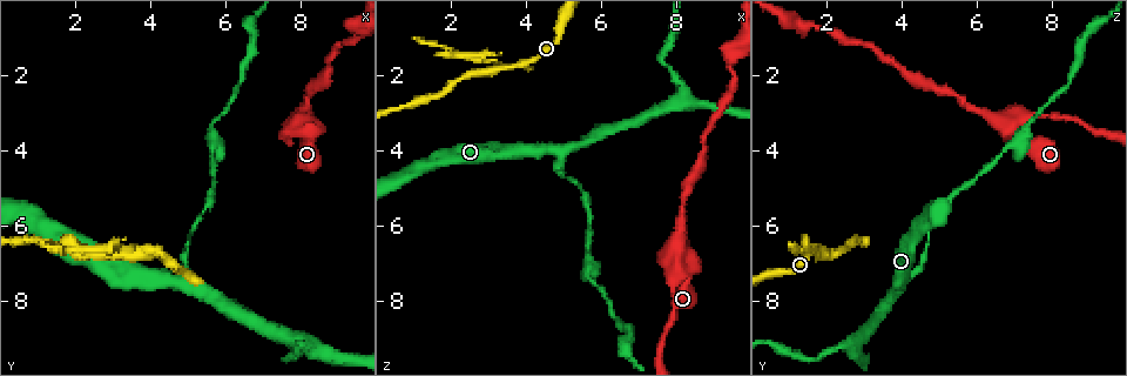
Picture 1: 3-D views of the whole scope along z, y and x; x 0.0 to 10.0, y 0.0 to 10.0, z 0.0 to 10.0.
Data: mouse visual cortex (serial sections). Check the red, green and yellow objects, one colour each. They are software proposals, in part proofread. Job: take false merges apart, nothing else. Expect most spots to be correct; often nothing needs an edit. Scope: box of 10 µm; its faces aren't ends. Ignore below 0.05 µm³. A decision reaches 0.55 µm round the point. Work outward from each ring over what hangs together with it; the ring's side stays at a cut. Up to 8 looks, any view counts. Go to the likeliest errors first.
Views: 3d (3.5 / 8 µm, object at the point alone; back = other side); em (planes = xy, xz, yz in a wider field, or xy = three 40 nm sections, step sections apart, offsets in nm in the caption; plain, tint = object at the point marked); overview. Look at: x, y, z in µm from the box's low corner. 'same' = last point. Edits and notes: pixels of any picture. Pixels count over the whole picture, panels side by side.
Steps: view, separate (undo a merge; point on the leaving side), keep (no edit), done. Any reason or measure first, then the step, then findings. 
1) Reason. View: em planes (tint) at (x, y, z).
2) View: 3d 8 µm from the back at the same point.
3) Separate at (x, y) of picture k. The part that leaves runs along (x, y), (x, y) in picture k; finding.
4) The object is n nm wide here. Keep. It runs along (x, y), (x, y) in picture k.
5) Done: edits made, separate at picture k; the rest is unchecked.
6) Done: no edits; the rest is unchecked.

Thin neck. View: 3d 8 µm from the back at (3.10, 6.70, 1.80).

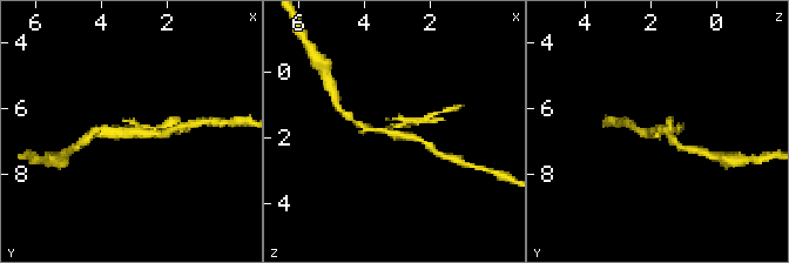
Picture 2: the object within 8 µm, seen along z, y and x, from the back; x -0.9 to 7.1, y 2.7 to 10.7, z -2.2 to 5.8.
View: 3d 3.5 µm at the same point.

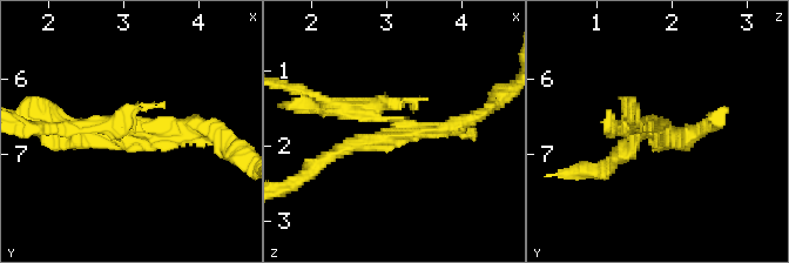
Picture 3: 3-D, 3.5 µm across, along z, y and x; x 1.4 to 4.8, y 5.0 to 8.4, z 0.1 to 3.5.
View: em xy step 2 (tint) at (3.05, 6.75, 1.85).

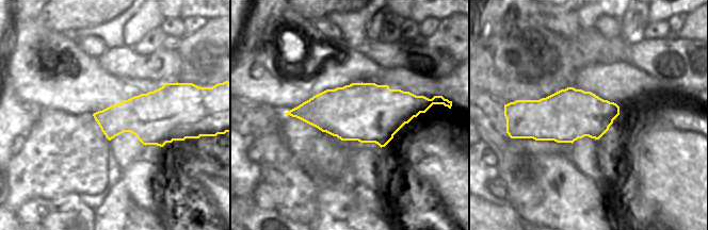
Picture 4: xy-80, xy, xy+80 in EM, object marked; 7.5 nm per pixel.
Separate at (98, 120) of picture 3. The part that leaves runs along (390, 123), (369, 108), (296, 106) in picture 3; a second cell is stuck on.

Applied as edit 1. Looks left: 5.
View: overview.

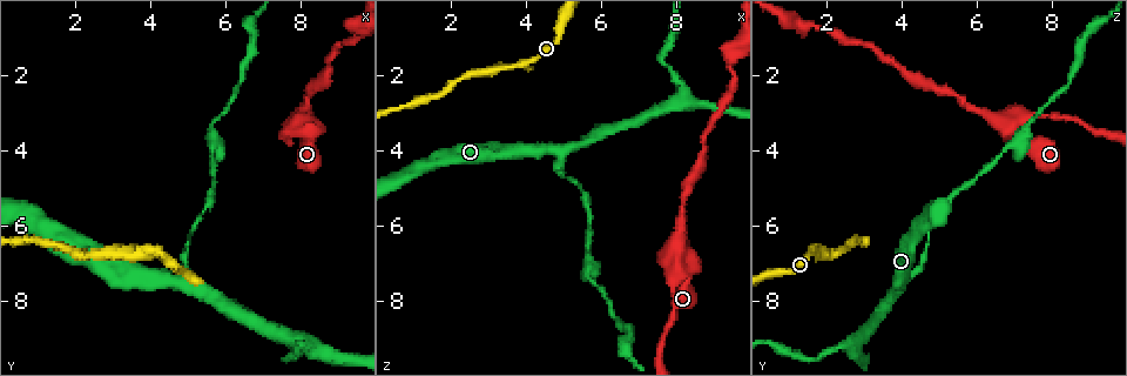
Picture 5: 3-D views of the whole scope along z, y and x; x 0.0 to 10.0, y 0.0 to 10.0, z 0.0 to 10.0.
Abrupt turn. View: 3d 3.5 µm at (4.85, 7.50, 4.05).

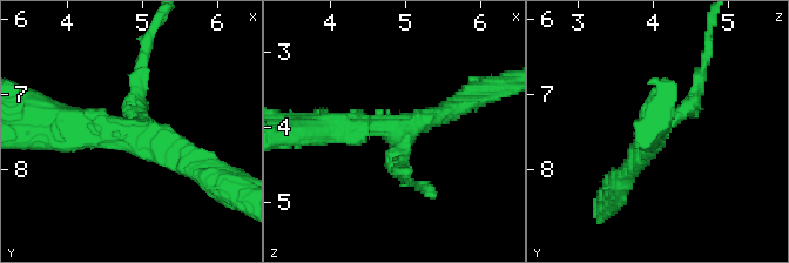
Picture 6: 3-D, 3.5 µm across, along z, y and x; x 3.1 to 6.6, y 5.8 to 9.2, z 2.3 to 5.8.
3 arms meet here; the arms are 150, 300, 400 nm wide; need the tissue. View: em xy step 1 (tint) at (4.85, 7.50, 4.00).

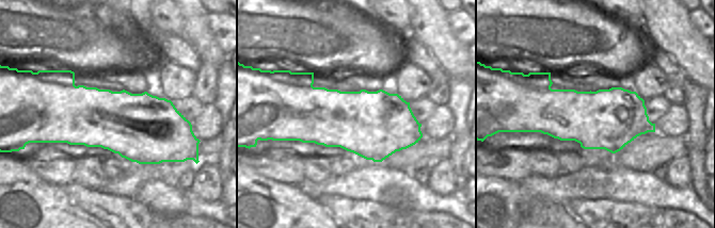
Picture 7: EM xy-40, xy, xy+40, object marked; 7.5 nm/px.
Keep. It runs along (49, 121), (154, 135), (194, 168) in picture 6; continuous, no second cell.

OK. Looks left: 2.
View: 3d 3.5 µm at (8.15, 9.15, 2.65).

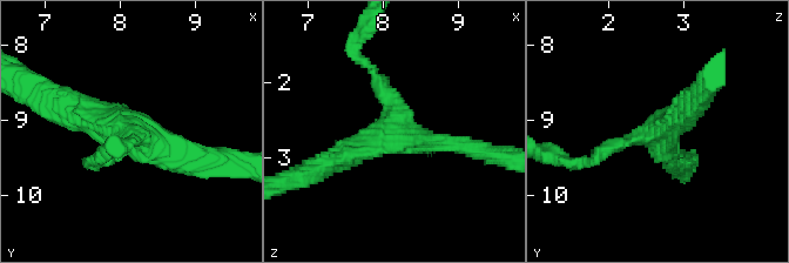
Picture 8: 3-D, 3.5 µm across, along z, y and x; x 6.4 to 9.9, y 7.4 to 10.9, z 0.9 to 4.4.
View: em xy step 2 (tint) at (8.20, 9.20, 2.60).

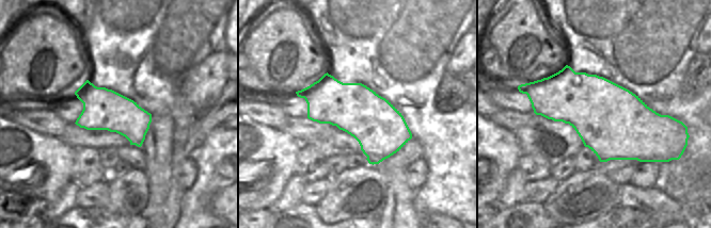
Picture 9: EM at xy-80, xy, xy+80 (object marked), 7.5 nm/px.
The arms are 200, 250, 350 nm wide. Keep. It runs along (68, 113), (206, 156) in picture 8; continuous, no second cell.

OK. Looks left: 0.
Done: edits made, separate at picture 3; the rest is unchecked.

